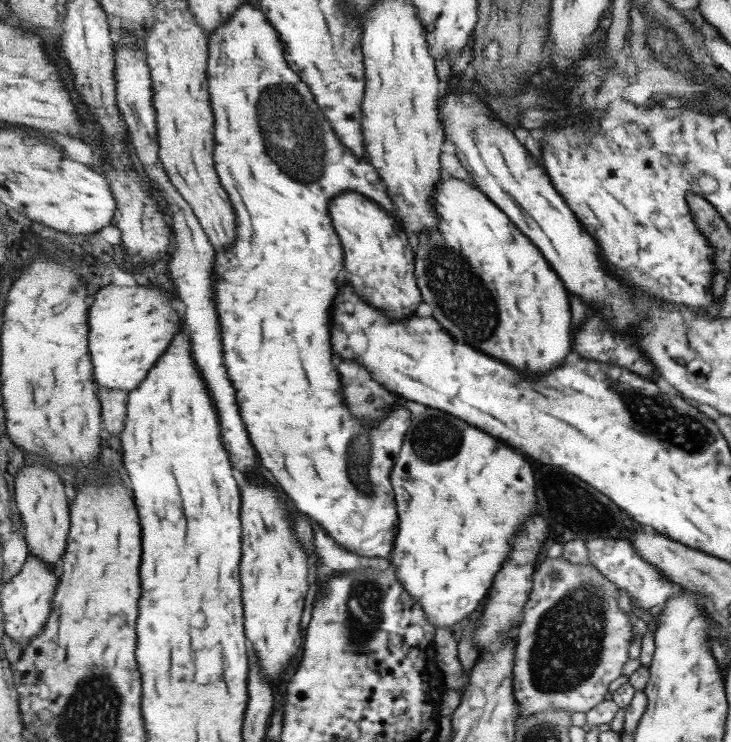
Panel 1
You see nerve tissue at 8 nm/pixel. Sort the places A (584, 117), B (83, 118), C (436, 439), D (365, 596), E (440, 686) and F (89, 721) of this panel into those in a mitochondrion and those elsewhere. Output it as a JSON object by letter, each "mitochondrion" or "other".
{"A":"other","B":"other","C":"mitochondrion","D":"mitochondrion","E":"other","F":"mitochondrion"}

